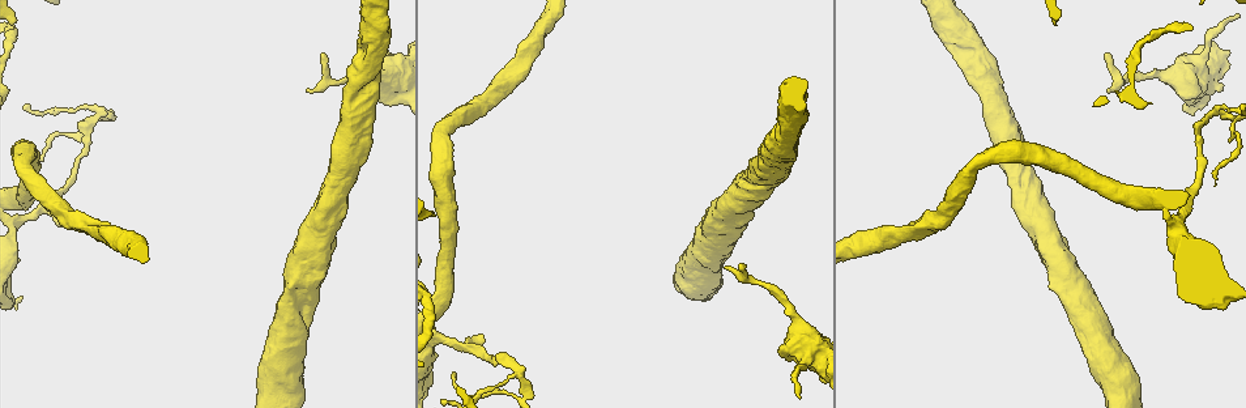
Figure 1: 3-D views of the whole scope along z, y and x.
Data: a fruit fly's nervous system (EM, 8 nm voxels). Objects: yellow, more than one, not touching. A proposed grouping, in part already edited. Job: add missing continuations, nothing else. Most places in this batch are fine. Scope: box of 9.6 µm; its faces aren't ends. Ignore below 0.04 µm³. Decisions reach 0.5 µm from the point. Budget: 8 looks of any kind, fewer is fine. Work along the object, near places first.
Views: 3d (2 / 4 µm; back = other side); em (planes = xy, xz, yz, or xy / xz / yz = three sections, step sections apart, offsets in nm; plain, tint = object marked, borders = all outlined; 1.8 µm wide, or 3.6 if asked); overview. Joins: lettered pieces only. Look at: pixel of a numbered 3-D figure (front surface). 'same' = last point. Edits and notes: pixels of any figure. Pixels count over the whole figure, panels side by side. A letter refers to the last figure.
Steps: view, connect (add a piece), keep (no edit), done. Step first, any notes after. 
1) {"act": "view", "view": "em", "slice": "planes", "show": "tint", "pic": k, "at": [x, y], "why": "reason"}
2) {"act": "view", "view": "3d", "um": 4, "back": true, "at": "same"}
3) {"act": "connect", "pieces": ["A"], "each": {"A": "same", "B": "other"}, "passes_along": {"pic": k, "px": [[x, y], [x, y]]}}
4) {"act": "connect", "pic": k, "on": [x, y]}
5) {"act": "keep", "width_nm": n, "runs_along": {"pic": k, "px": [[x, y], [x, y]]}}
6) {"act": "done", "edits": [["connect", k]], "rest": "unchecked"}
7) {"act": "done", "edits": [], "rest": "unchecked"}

{"act": "view", "view": "em", "slice": "xy", "step": 4, "show": "tint", "pic": 1, "at": [516, 370], "why": "three-way junction"}

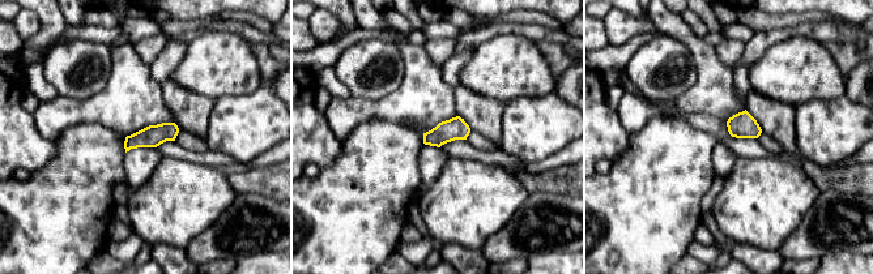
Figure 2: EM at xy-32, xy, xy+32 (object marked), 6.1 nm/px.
{"act": "view", "view": "em", "slice": "planes", "show": "borders", "at": "same"}

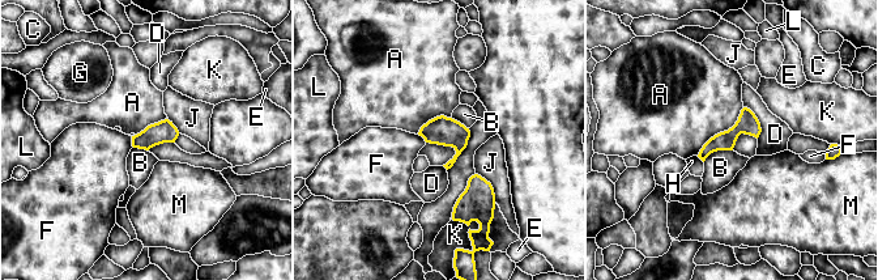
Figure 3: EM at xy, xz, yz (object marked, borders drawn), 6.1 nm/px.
{"act": "keep", "each": {"A": "other", "B": "other", "C": "other", "D": "other", "E": "other", "F": "other", "G": "other", "H": "other", "J": "other", "K": "other", "L": "other", "M": "other"}, "runs_along": {"pic": 3, "px": [[751, 117], [702, 155]]}, "found": "no lettered piece goes on from it"}

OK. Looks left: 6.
{"act": "view", "view": "em", "slice": "xy", "step": 4, "show": "tint", "pic": 1, "at": [478, 337], "why": "branch stops here"}

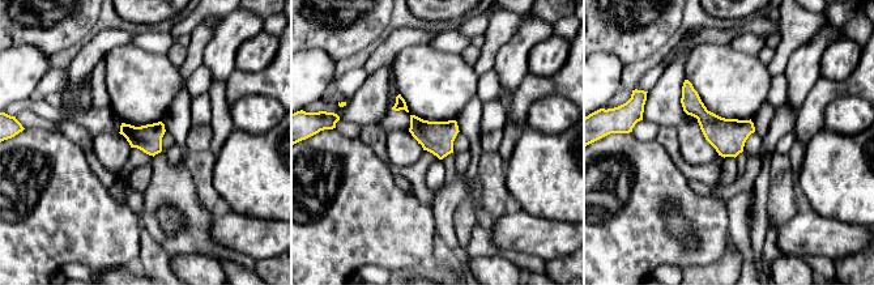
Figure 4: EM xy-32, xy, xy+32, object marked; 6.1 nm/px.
{"act": "view", "view": "em", "slice": "xy", "step": 4, "show": "borders", "at": "same", "why": "see the neighbours"}

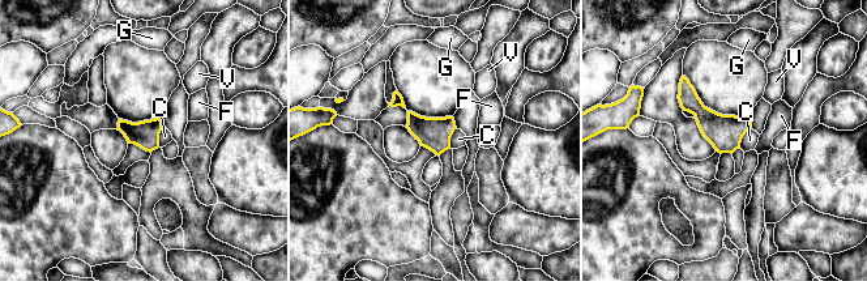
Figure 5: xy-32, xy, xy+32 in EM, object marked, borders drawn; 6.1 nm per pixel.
{"act": "keep", "each": {"C": "other", "F": "other", "G": "other", "V": "other"}, "border": {"pic": 5, "px": [[456, 127], [449, 148]]}, "found": "no lettered piece goes on from it"}

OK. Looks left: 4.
{"act": "view", "view": "3d", "um": 2, "pic": 1, "at": [741, 270], "why": "tapers out"}

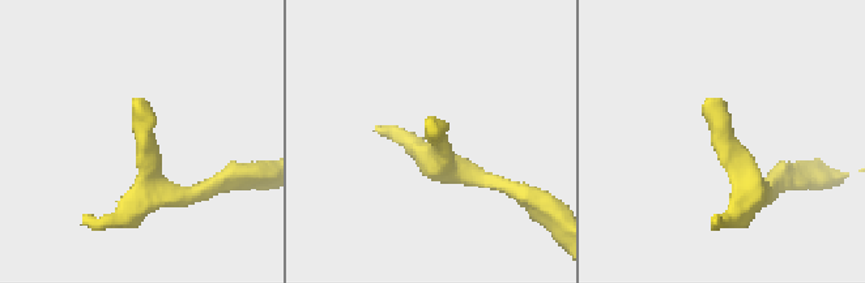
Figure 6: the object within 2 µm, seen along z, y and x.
{"act": "view", "view": "em", "slice": "yz", "step": 4, "show": "tint", "pic": 6, "at": [142, 99], "why": "shape alone is not enough"}

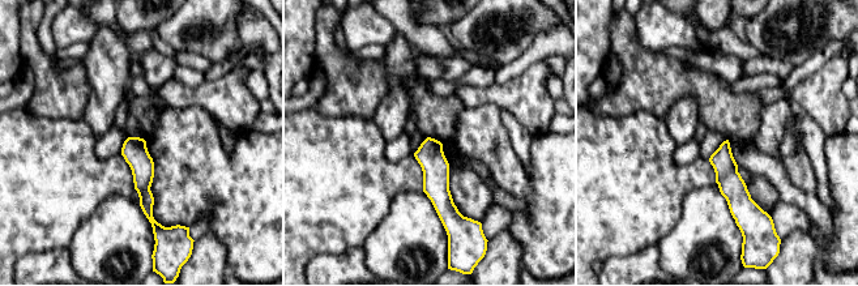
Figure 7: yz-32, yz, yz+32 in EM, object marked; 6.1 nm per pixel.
{"act": "view", "view": "em", "slice": "planes", "show": "borders", "at": "same", "why": "another direction"}

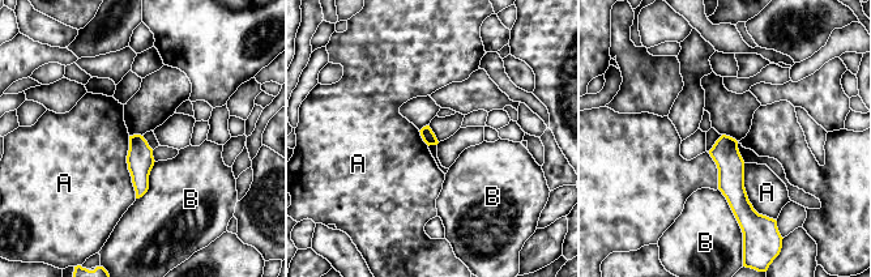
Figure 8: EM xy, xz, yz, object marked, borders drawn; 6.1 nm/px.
{"act": "keep", "each": {"A": "other", "B": "other"}, "found": "no lettered piece goes on from it"}

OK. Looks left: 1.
{"act": "done", "edits": [], "rest": "unchecked"}

